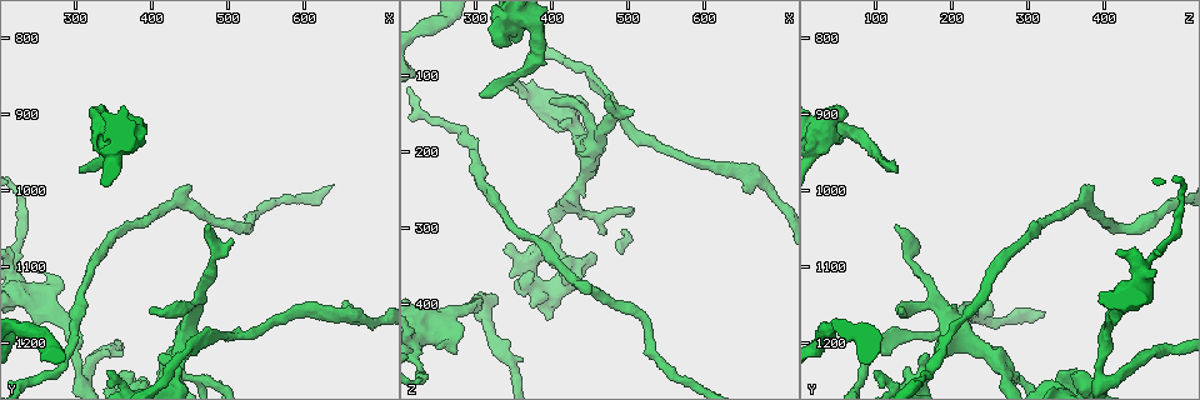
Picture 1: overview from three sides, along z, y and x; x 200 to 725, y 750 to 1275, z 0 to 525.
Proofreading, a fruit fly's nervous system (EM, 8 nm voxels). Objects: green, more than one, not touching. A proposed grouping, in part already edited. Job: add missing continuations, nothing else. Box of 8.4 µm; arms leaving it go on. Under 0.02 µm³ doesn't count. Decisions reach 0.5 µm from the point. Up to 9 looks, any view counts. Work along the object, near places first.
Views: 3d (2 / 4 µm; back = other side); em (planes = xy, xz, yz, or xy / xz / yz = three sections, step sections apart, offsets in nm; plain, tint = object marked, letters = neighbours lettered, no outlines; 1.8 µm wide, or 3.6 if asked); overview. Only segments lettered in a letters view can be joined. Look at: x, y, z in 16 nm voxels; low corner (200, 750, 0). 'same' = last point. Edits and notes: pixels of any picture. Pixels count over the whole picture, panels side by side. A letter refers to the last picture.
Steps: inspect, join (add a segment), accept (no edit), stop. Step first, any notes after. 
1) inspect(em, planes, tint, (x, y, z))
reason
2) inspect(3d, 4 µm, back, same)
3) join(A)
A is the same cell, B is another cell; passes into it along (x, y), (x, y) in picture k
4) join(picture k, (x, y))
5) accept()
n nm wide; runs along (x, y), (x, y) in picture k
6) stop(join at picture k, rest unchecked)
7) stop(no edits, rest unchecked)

inspect(em, xy, step 4, tint, (310, 975, 125))
end of a long branch

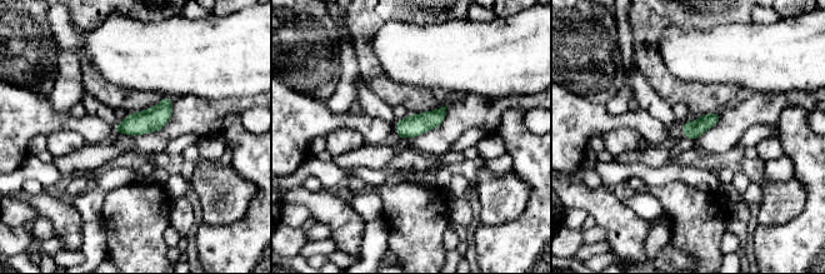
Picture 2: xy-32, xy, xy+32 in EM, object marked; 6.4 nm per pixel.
inspect(em, xz, step 4, letters, same)
cut it another way

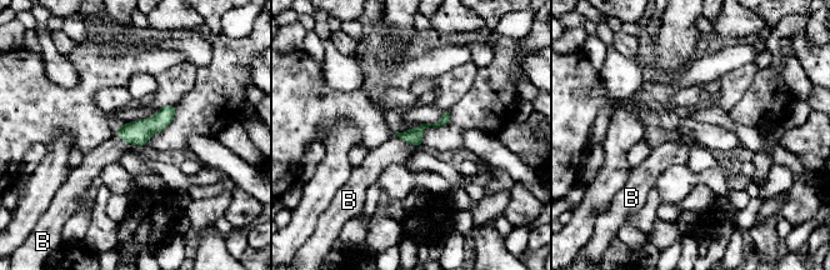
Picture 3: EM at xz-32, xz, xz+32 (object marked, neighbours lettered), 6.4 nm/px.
join(B)
B is the same cell; passes into it along (413, 135), (406, 141), (394, 151) in picture 3; the neuron continues

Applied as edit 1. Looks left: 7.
inspect(3d, 4 µm, (375, 920, 40))
three-way junction

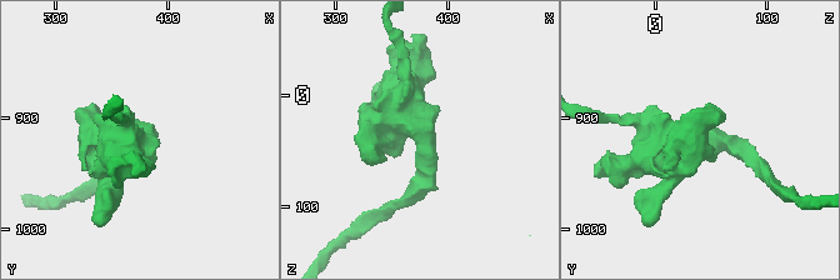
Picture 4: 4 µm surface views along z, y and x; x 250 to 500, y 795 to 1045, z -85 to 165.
inspect(em, planes, letters, (376, 918, 36))
3 arms; arms of 260, 320, 400 nm

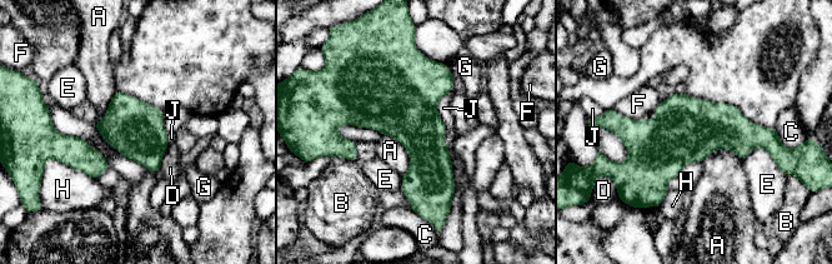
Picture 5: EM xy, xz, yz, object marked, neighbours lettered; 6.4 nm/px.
accept()
A, B, C, D, E, F, G, H and J are other cells; none of them fits

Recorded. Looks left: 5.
inspect(em, planes, letters, (475, 1050, 125))
free end

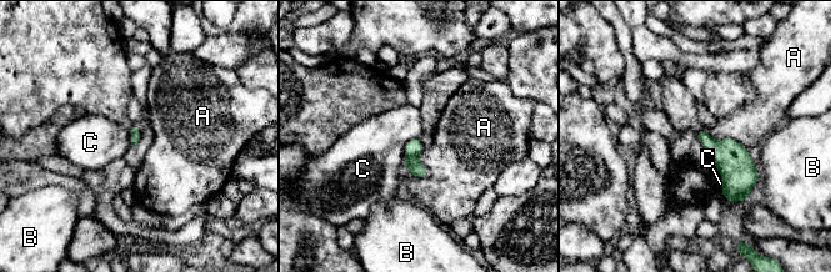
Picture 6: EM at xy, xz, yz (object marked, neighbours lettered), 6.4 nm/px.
accept()
A, B and C are other cells; no lettered segment goes on from it

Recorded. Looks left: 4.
inspect(em, planes, letters, (400, 1155, 125))
free end

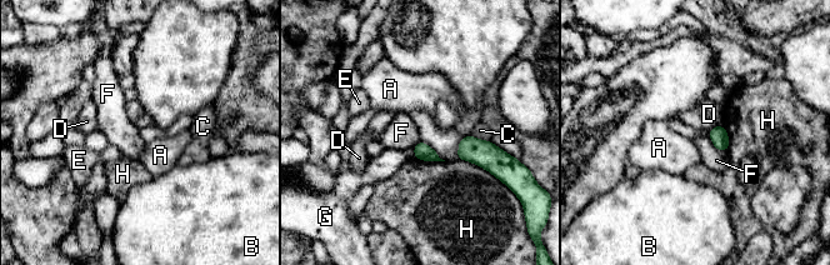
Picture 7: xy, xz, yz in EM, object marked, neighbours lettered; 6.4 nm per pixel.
accept()
A, B, C, D, E, F, G and H are other cells; border along (708, 131), (711, 143), (725, 151) in picture 7; none of them fits

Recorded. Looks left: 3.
stop(join at picture 3, rest unchecked)

